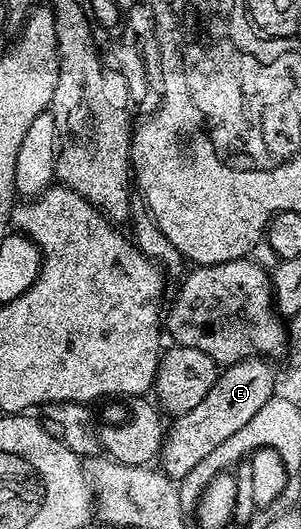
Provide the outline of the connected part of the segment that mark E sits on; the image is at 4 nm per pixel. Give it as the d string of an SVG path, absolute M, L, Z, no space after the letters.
M261 357L241 359L238 363L230 363L218 374L215 385L191 409L191 413L176 416L170 429L164 432L159 452L159 467L172 480L179 481L195 469L198 461L203 461L207 453L212 453L218 445L223 445L227 437L232 437L238 429L243 429L267 401L274 398L273 384L275 372L268 367L266 360Z

